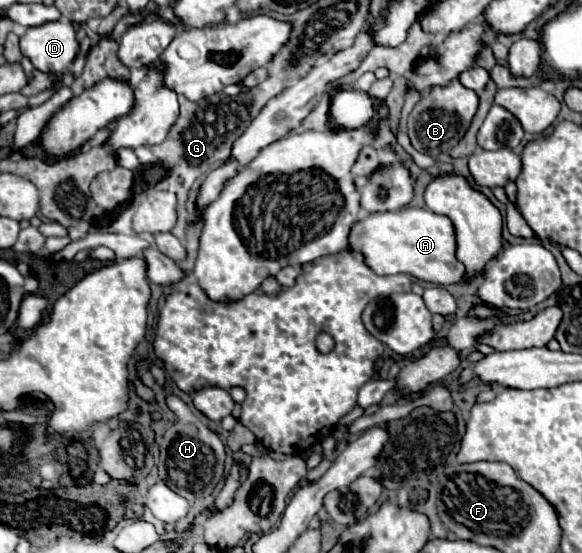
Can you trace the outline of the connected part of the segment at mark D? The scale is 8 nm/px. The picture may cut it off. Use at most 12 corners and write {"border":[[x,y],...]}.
{"border":[[71,21],[29,27],[21,51],[45,73],[67,71],[81,45]]}

